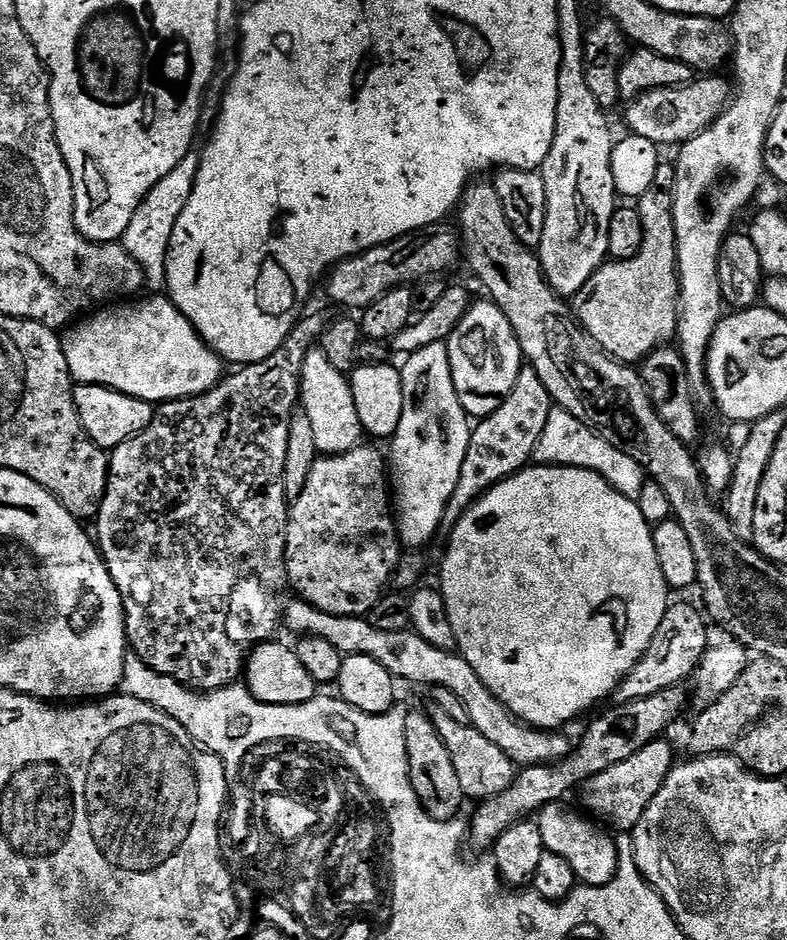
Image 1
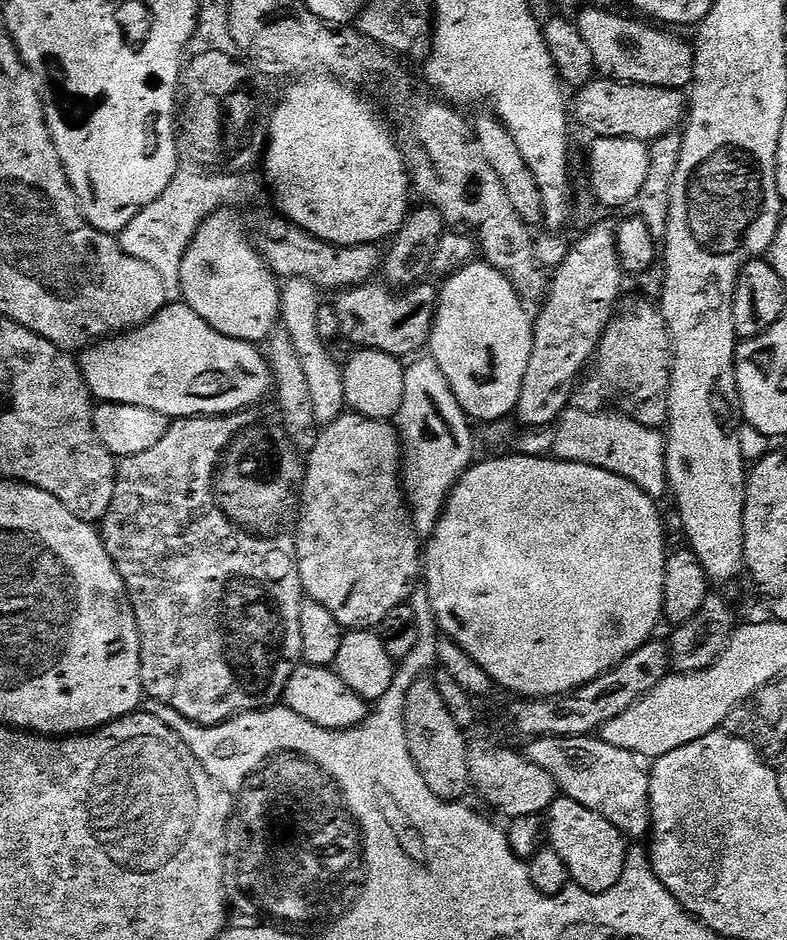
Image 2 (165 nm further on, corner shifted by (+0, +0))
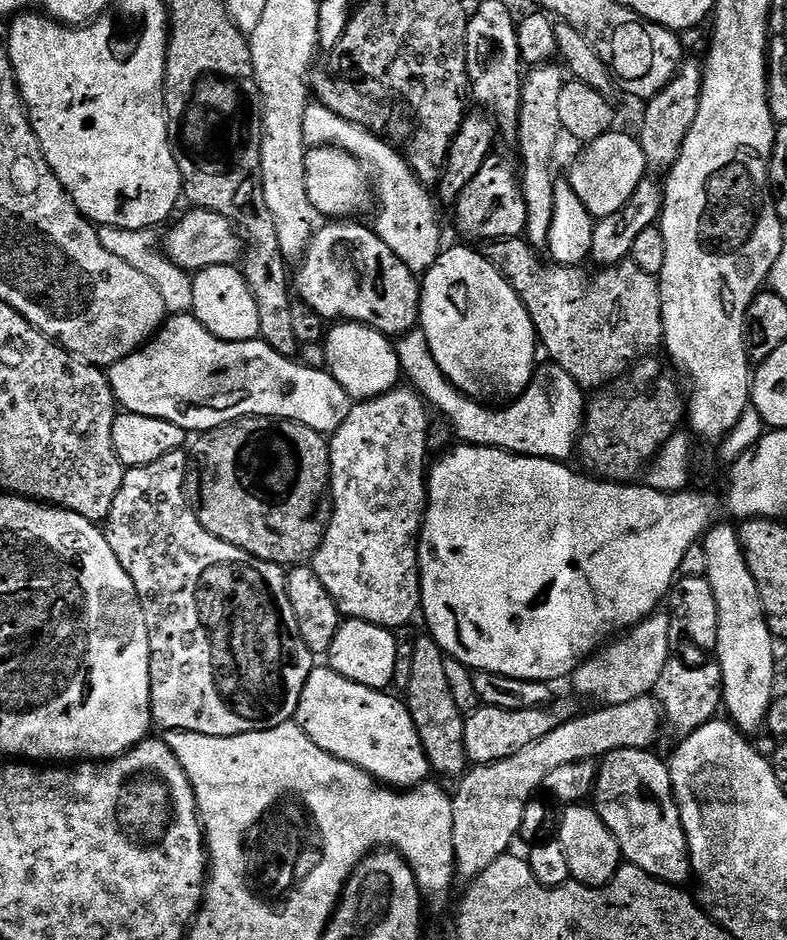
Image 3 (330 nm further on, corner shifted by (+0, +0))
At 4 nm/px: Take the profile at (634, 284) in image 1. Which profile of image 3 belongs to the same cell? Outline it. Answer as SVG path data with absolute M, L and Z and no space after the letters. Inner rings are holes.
M685 59L672 81L658 94L647 97L644 117L640 120L638 139L645 155L647 171L667 174L678 162L682 154L682 146L686 142L686 134L690 134L690 126L694 126L694 118L698 118L698 102L702 98L702 78L704 70L699 59Z

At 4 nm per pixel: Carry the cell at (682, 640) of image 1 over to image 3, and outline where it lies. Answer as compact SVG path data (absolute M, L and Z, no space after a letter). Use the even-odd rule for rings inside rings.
M553 699L551 703L542 708L530 710L506 710L505 708L490 708L482 706L477 712L467 713L464 721L464 741L466 754L473 765L493 764L495 760L510 758L510 754L518 754L530 742L538 742L538 738L546 738L550 730L559 724L565 724L581 715L579 708L572 700Z

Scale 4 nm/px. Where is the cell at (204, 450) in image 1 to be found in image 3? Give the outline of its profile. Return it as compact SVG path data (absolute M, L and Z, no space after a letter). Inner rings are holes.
M184 450L171 452L158 458L158 462L150 462L141 468L127 469L106 521L110 550L114 550L118 562L122 562L126 574L130 574L146 614L146 630L150 634L152 719L157 729L170 732L193 732L207 736L237 736L247 732L265 732L279 724L287 724L295 717L300 695L306 686L306 678L310 678L314 667L314 653L308 649L306 642L302 642L302 634L294 618L294 606L290 606L285 569L274 562L259 560L258 557L230 542L222 542L222 538L214 538L214 534L210 534L210 530L202 526L197 509L188 508L188 496L184 493L184 475L188 472L190 456L186 453Z

